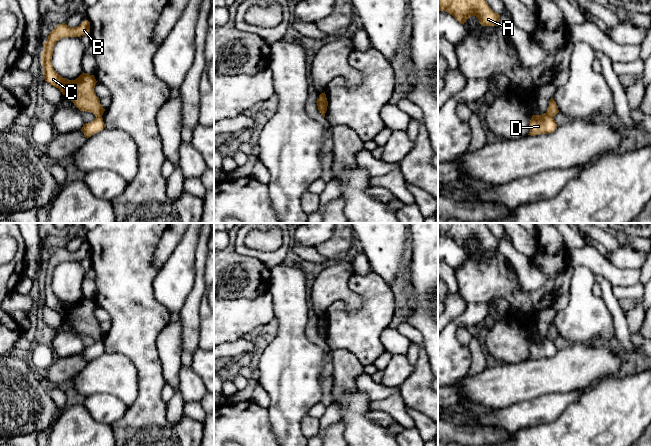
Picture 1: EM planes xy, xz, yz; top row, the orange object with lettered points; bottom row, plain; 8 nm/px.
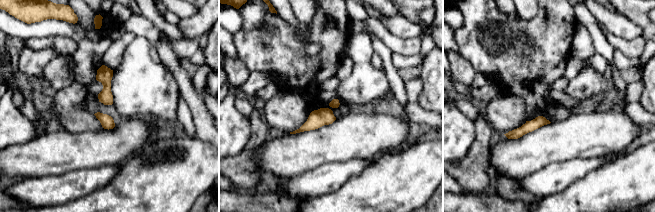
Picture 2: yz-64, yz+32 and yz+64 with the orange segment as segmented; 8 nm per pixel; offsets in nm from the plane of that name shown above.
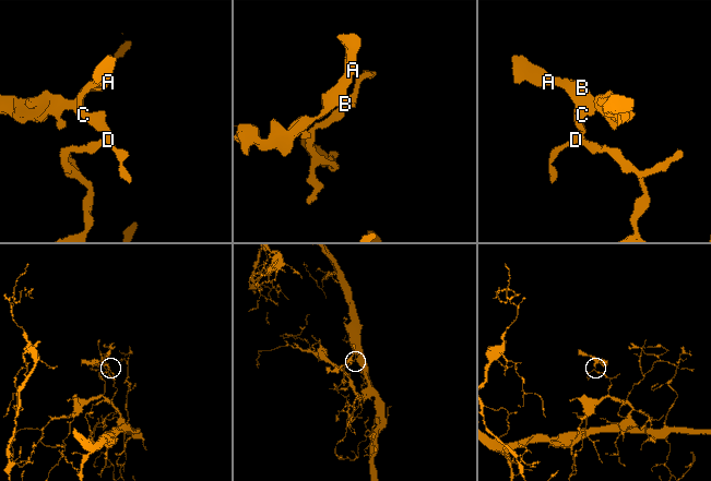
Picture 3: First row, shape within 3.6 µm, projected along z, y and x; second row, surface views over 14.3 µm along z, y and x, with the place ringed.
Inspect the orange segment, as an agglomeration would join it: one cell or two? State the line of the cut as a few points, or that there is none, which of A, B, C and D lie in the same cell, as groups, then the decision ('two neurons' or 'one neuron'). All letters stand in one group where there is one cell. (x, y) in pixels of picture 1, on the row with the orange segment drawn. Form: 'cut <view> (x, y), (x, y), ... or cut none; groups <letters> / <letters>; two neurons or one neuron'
cut yz (546, 112), (552, 117); groups A B C / D; two neurons

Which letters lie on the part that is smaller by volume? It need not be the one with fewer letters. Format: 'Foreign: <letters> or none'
Foreign: A, B, C

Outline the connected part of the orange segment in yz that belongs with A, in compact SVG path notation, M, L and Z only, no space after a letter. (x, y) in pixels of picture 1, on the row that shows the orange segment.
M438 0L438 9L449 13L463 25L472 16L476 16L482 26L498 26L500 21L500 15L490 8L486 0Z

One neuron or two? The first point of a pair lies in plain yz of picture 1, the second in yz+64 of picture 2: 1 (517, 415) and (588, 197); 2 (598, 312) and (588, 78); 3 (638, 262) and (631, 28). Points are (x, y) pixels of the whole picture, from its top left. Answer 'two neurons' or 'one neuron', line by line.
1: two neurons
2: one neuron
3: one neuron

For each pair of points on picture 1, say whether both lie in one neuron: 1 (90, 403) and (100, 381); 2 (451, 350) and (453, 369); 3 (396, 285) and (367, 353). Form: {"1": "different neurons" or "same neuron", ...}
{"1": "different neurons", "2": "same neuron", "3": "different neurons"}

